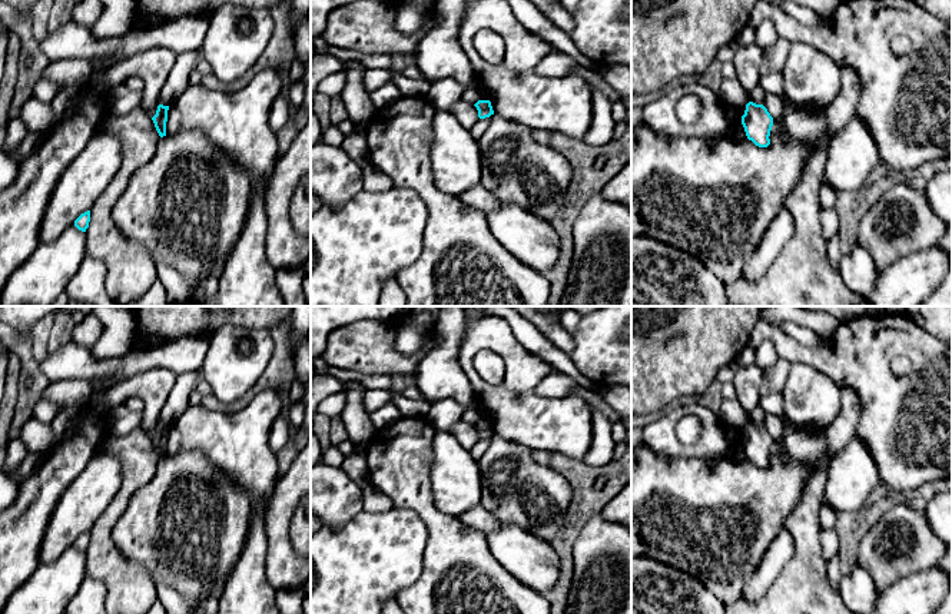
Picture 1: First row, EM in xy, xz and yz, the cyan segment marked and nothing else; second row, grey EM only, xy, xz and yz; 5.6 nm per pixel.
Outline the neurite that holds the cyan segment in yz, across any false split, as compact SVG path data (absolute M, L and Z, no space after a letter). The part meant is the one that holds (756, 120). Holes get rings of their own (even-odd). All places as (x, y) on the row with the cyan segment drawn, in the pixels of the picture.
M749 102L742 116L742 125L747 139L756 146L767 147L770 145L769 136L773 126L773 117L763 104Z

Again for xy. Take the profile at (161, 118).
M159 104L156 114L152 117L160 137L166 136L167 110L169 106Z

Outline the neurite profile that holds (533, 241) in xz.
M502 203L487 213L491 233L521 263L545 272L560 258L560 238L548 220L544 220L514 203Z

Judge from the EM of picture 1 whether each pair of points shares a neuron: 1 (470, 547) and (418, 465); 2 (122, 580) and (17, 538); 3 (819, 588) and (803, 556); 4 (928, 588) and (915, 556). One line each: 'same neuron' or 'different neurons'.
1: same neuron
2: different neurons
3: same neuron
4: different neurons

